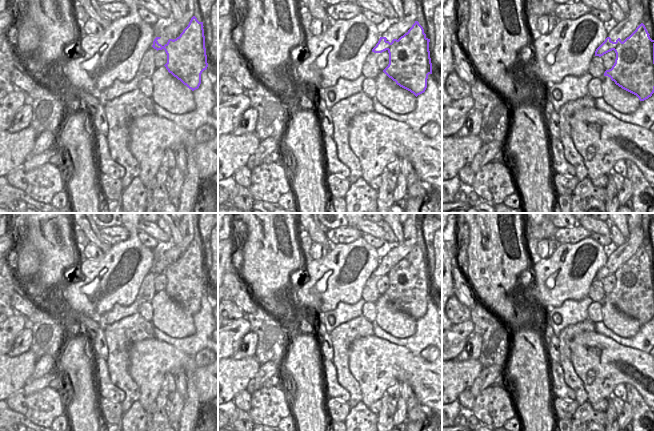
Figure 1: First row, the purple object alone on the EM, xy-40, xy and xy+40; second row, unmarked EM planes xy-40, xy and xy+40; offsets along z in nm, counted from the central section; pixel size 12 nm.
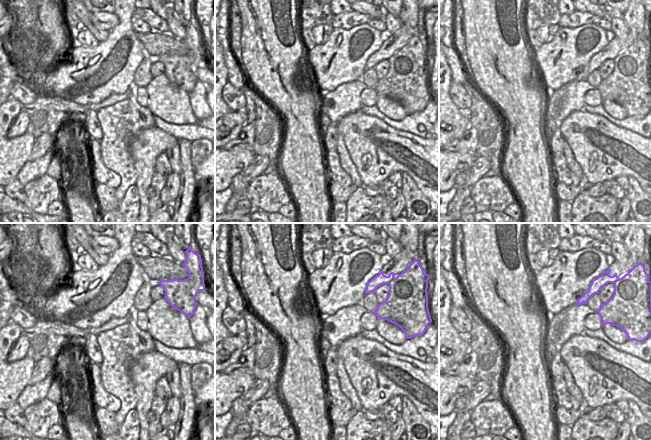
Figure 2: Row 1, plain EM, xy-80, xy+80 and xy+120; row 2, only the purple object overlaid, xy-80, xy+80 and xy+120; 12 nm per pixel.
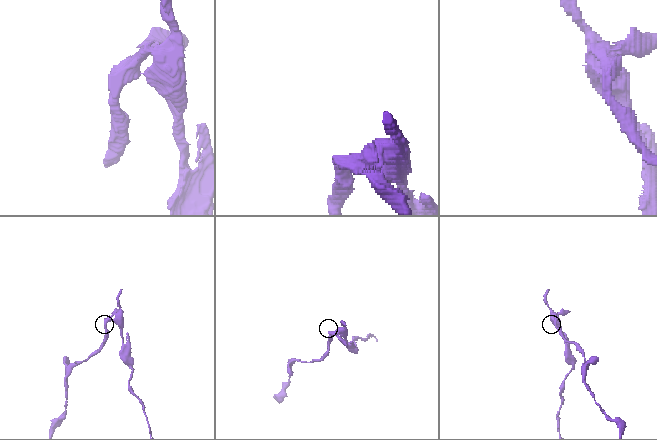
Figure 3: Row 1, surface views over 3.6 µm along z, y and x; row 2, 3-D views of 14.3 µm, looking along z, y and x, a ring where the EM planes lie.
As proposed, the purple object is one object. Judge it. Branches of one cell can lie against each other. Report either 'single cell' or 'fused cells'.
fused cells

